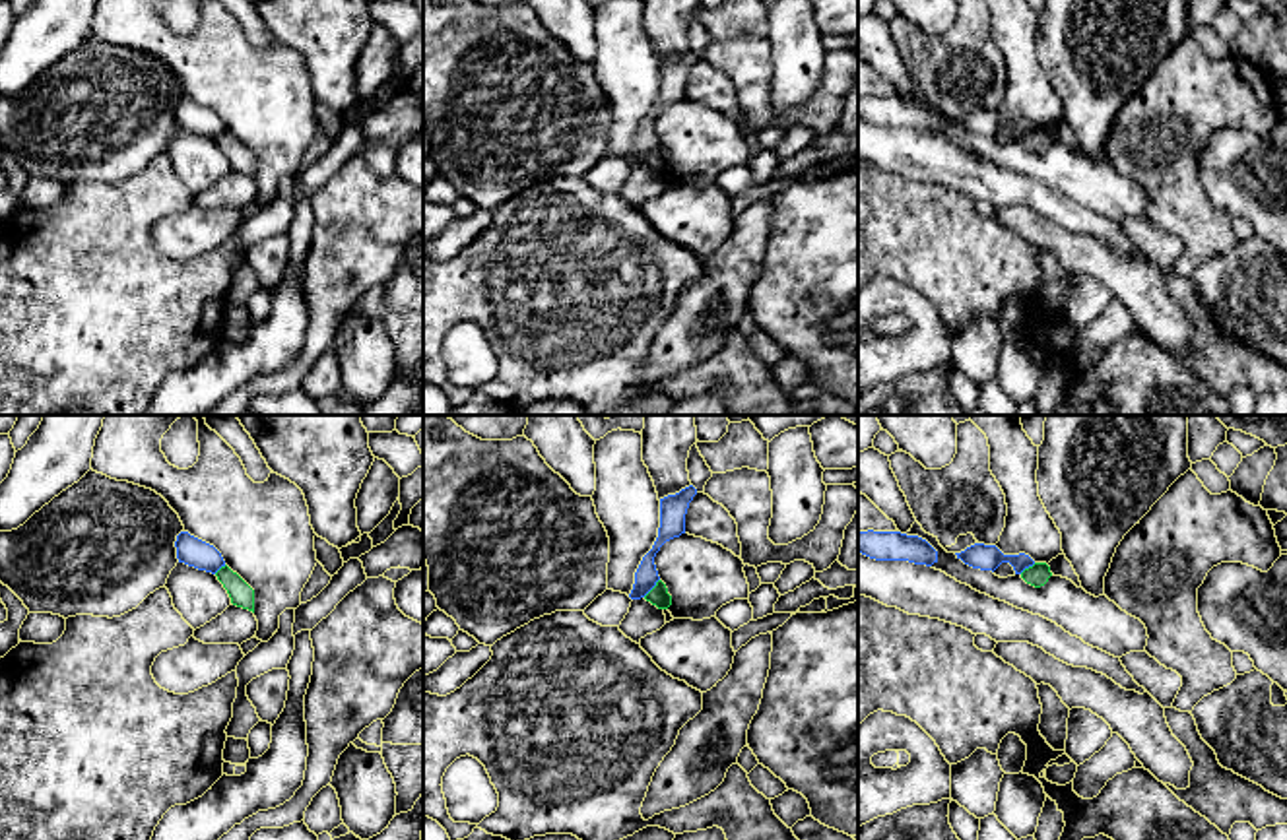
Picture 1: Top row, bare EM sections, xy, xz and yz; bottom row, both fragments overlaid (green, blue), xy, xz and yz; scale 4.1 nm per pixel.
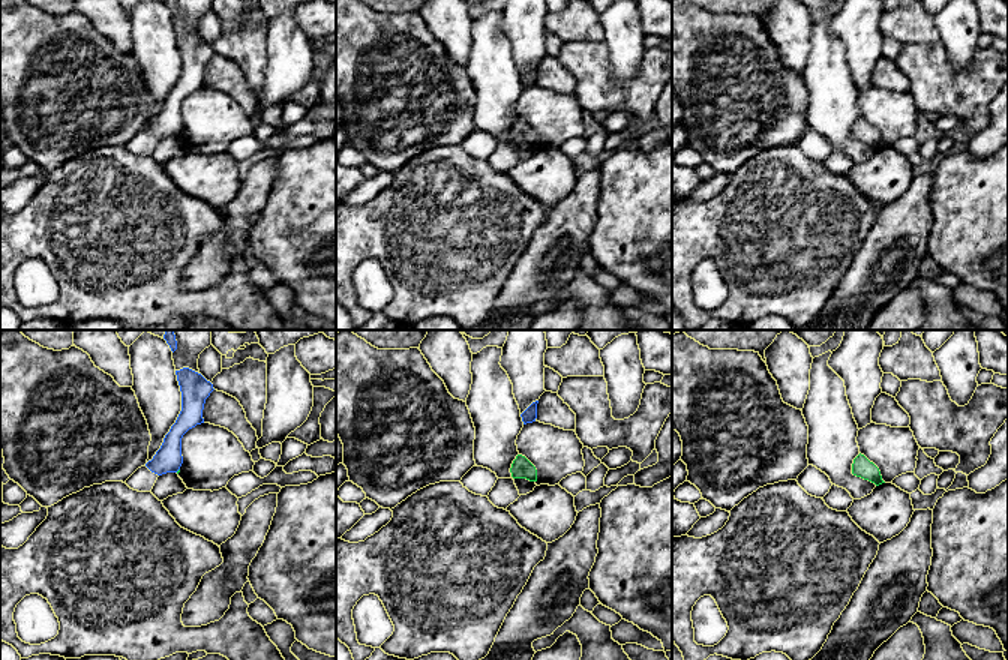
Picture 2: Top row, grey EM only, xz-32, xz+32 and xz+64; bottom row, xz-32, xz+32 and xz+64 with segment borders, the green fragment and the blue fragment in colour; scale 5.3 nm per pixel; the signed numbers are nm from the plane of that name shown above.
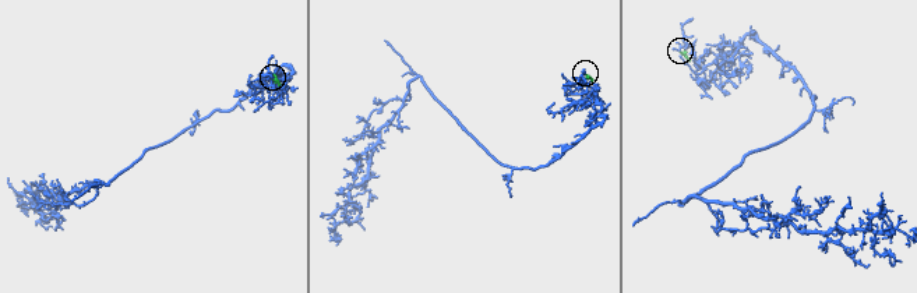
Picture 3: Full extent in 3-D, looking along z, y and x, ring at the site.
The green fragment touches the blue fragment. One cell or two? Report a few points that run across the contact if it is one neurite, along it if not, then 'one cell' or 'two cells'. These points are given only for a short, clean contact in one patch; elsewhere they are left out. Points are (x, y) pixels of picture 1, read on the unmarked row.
line xz (659, 144), (643, 161); two cells

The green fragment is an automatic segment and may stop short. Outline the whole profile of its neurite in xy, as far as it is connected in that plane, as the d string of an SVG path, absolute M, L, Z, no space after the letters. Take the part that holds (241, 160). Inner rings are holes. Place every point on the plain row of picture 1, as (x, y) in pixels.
M225 130L215 142L227 155L233 171L254 178L254 155L237 138Z

